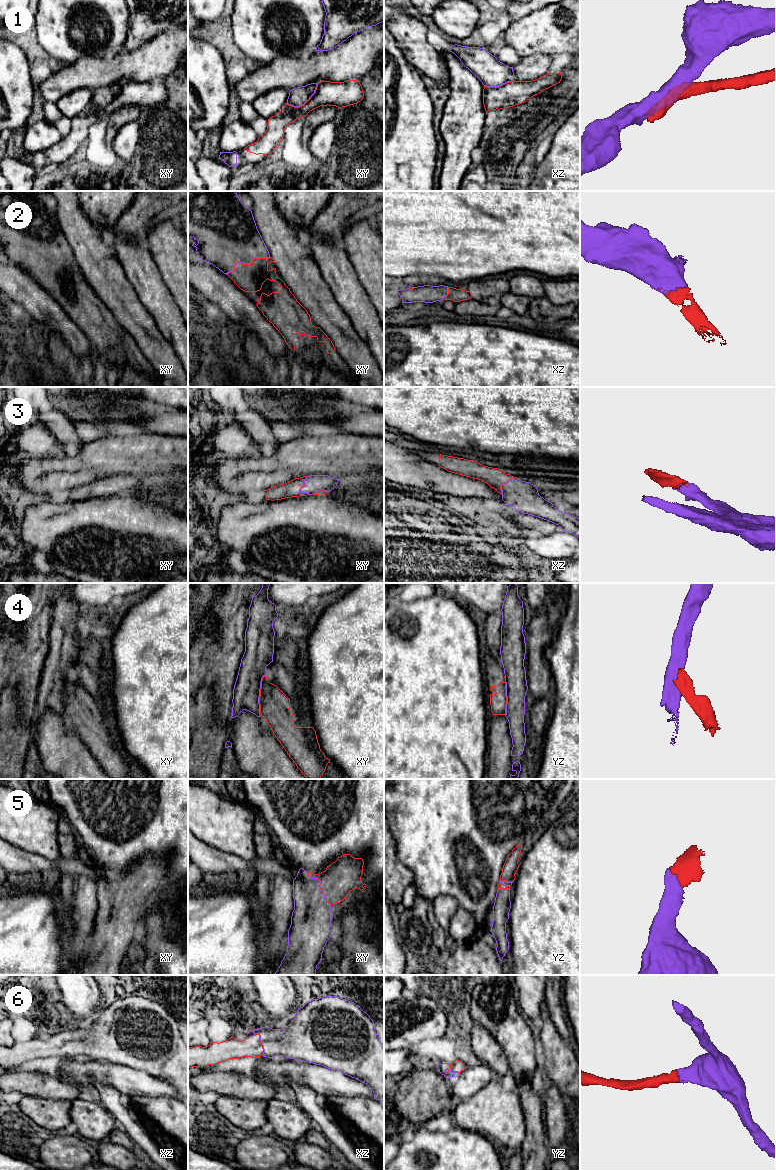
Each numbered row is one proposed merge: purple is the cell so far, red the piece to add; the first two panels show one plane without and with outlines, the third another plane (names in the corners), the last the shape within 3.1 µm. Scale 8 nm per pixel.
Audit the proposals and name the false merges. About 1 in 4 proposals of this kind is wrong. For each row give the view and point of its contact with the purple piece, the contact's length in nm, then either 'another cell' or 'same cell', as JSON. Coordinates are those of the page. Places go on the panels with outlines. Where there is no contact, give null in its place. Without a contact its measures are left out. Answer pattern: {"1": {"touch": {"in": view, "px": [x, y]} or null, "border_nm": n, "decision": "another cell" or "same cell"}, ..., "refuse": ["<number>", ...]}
{"1": {"touch": {"in": "xy", "px": [305, 102]}, "border_nm": 300, "decision": "same cell"}, "2": {"touch": {"in": "xy", "px": [247, 263]}, "border_nm": 380, "decision": "same cell"}, "3": {"touch": {"in": "xy", "px": [305, 485]}, "border_nm": 190, "decision": "same cell"}, "4": {"touch": {"in": "xy", "px": [259, 694]}, "border_nm": 320, "decision": "another cell"}, "5": {"touch": {"in": "xy", "px": [318, 886]}, "border_nm": 340, "decision": "same cell"}, "6": {"touch": {"in": "xz", "px": [260, 1040]}, "border_nm": 220, "decision": "same cell"}, "refuse": ["4"]}

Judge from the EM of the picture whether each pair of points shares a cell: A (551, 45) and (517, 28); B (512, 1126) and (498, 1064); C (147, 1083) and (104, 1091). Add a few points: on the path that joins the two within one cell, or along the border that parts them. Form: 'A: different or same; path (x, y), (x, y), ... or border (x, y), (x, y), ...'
A: same; path (543, 37), (540, 34), (525, 34)
B: different; border (482, 1062), (494, 1073)
C: different; border (93, 1081), (117, 1089), (128, 1109)

